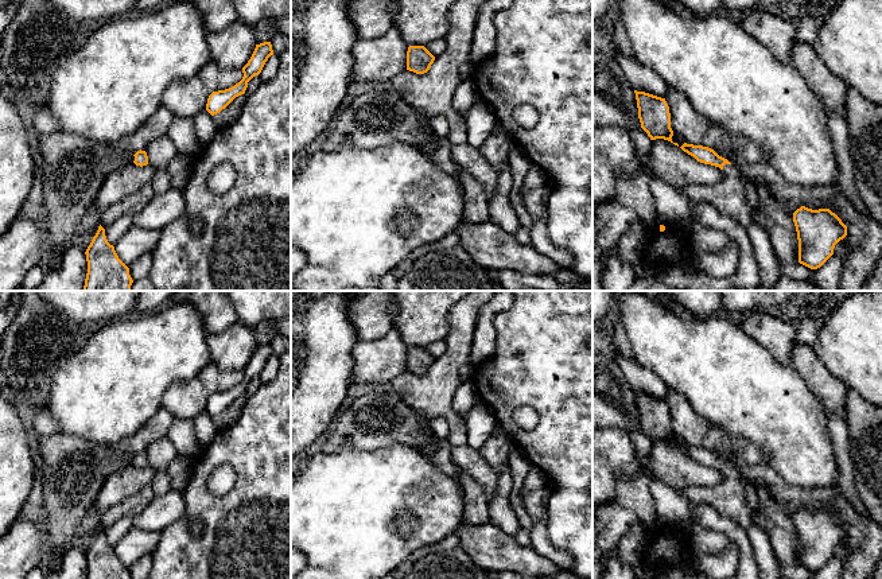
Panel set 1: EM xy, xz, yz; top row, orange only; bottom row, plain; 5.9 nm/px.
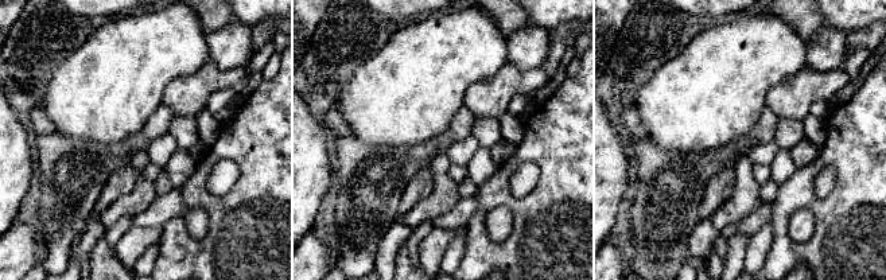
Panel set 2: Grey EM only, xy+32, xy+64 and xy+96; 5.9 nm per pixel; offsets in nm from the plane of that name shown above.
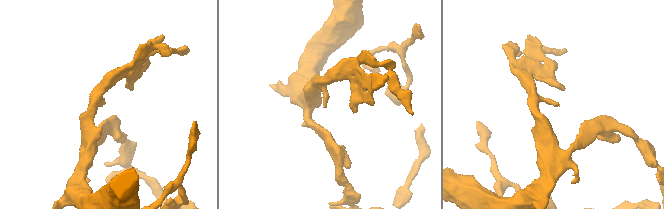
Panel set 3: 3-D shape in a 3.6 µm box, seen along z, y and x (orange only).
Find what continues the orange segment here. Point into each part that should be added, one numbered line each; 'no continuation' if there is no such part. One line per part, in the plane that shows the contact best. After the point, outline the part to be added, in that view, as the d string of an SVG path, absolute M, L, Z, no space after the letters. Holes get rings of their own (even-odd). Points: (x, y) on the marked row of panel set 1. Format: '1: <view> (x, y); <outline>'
1: yz (726, 195); M724 164L722 171L723 178L715 184L692 184L679 190L695 202L706 202L716 207L722 214L746 228L751 221L751 207L743 195L739 168L734 164Z

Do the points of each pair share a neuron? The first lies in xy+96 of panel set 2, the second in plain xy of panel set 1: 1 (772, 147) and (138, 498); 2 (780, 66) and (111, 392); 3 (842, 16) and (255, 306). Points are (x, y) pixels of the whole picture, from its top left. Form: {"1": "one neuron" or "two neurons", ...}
{"1": "two neurons", "2": "one neuron", "3": "one neuron"}

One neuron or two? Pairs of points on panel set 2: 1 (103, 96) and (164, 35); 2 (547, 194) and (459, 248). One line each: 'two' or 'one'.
1: one
2: two

